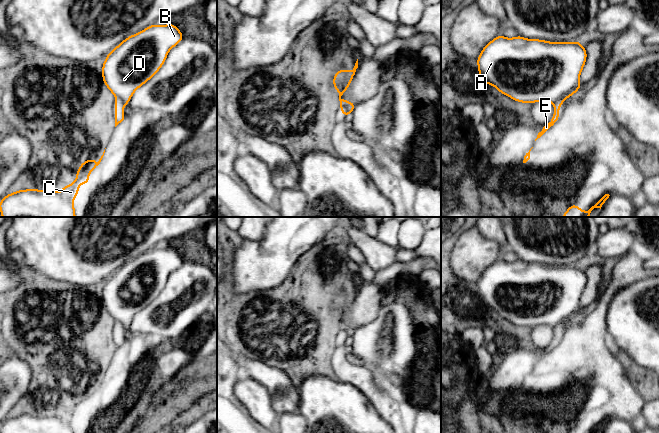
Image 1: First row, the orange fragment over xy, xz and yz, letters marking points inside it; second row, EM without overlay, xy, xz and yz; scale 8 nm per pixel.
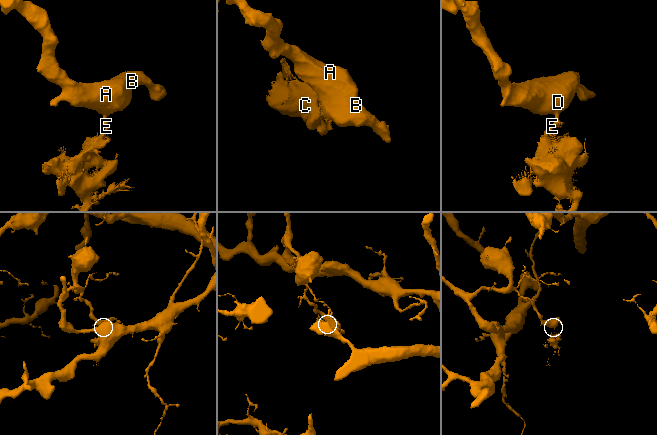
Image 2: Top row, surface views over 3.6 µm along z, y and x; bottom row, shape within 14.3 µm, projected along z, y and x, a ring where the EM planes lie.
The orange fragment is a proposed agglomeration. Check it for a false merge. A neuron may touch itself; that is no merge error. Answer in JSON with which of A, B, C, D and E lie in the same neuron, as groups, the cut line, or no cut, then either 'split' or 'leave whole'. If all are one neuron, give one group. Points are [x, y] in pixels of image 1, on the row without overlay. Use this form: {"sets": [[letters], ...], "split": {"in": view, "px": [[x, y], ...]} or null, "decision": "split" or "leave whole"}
{"sets": [["A", "B", "D"], ["C", "E"]], "split": {"in": "xy", "px": [[116, 323], [124, 329]]}, "decision": "split"}

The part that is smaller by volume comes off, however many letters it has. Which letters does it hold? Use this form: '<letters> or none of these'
C, E

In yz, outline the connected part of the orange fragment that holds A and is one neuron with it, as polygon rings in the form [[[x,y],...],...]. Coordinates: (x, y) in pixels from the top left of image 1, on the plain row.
[[[502,258],[487,267],[477,281],[480,303],[490,308],[500,317],[520,327],[548,325],[562,327],[581,313],[580,298],[587,284],[586,272],[577,264],[572,266],[550,266],[540,263],[527,263],[520,259],[506,262]]]

